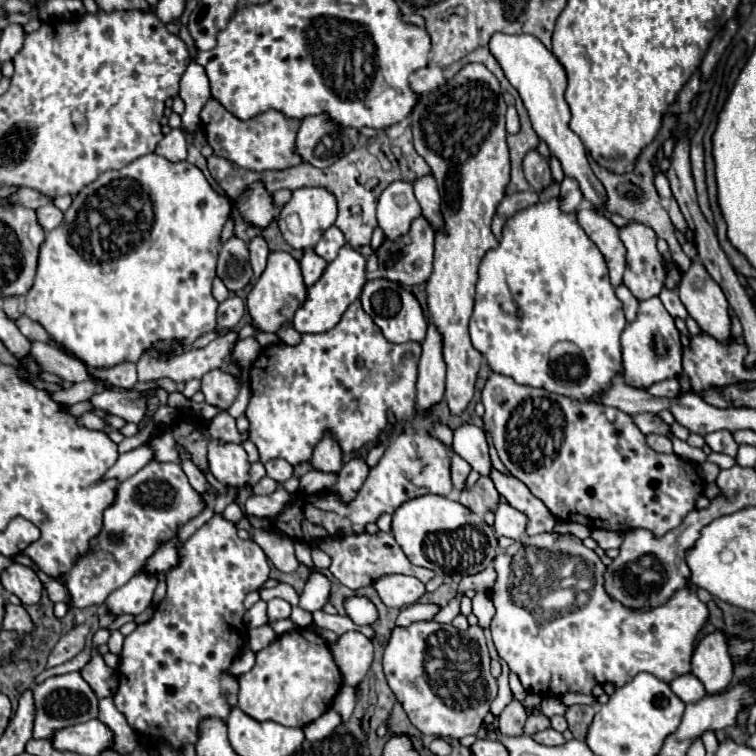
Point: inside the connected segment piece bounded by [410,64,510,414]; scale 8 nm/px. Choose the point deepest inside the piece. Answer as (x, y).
(460, 132)

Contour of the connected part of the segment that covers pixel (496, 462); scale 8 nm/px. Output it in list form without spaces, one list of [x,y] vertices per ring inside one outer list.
[[[485,432],[486,439],[489,445],[489,455],[491,458],[491,462],[494,468],[496,468],[498,471],[510,475],[506,467],[502,464],[501,460],[498,457],[497,451],[492,443],[491,435],[488,432]]]

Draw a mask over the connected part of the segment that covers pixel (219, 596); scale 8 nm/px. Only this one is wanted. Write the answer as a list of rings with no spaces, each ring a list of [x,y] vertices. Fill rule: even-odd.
[[[214,514],[212,520],[208,520],[202,528],[198,528],[182,546],[182,568],[174,568],[174,572],[170,572],[170,576],[166,576],[166,582],[168,582],[168,594],[166,598],[158,604],[154,616],[144,622],[142,626],[138,626],[130,636],[126,636],[124,640],[124,650],[122,650],[122,656],[120,656],[120,672],[118,672],[118,680],[120,680],[120,686],[118,686],[118,692],[114,694],[114,704],[116,708],[126,716],[128,724],[138,732],[142,734],[140,738],[142,740],[164,740],[168,744],[172,744],[172,748],[180,750],[180,746],[184,746],[186,742],[196,742],[198,736],[198,720],[202,720],[202,716],[222,716],[222,720],[226,720],[228,712],[230,712],[230,704],[236,704],[236,692],[238,692],[238,682],[234,676],[228,676],[224,674],[224,670],[232,664],[234,656],[244,648],[244,638],[246,638],[246,626],[242,624],[242,618],[244,618],[244,598],[248,592],[252,590],[260,590],[260,586],[268,580],[268,574],[270,574],[270,566],[268,566],[268,558],[264,554],[264,550],[254,544],[252,540],[242,540],[238,538],[236,534],[236,524],[226,520],[222,514]]]

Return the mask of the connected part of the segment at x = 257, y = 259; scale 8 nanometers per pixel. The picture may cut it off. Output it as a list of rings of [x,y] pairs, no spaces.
[[[254,238],[250,244],[250,262],[252,262],[252,270],[254,270],[254,276],[256,278],[260,278],[262,276],[262,272],[266,270],[266,260],[268,260],[268,254],[270,254],[270,250],[268,250],[268,246],[266,246],[266,242],[264,242],[264,238]]]

